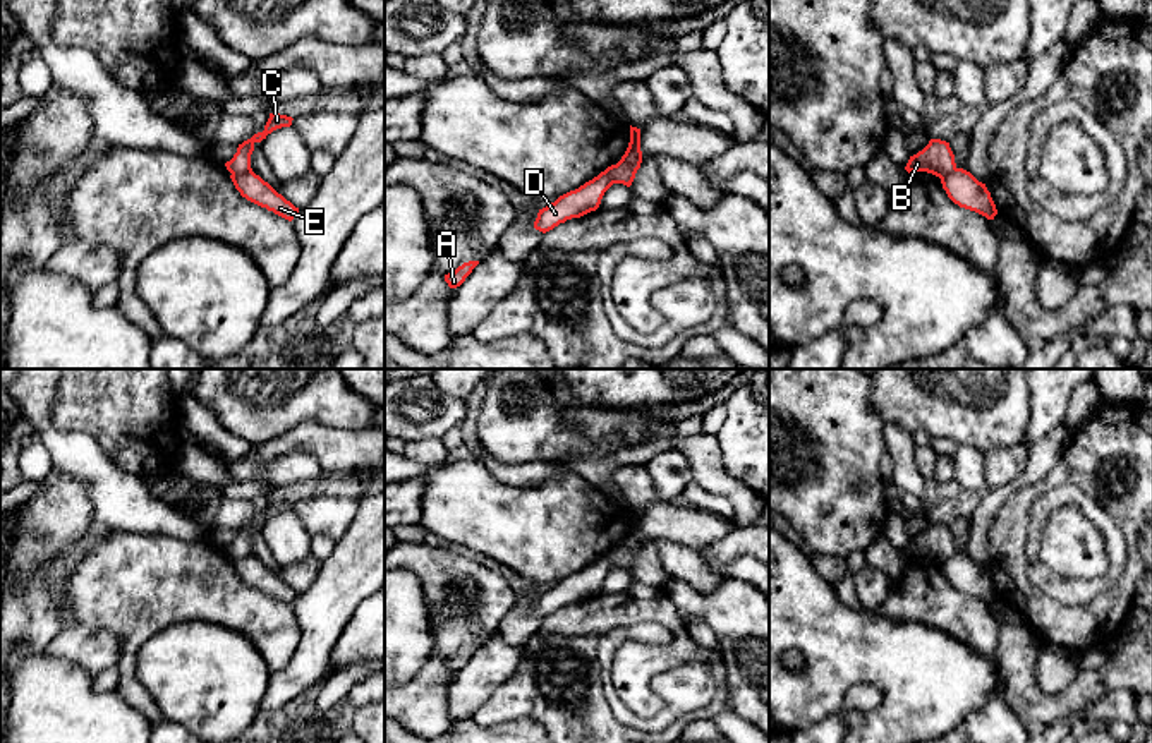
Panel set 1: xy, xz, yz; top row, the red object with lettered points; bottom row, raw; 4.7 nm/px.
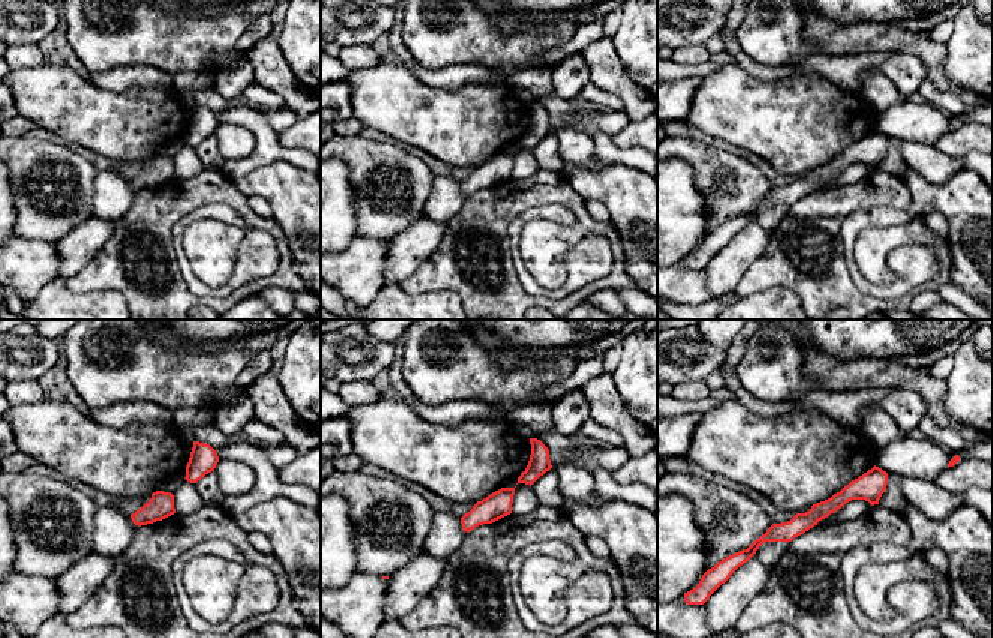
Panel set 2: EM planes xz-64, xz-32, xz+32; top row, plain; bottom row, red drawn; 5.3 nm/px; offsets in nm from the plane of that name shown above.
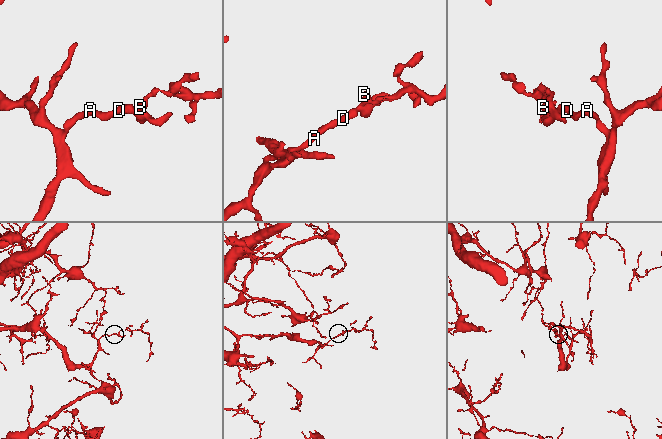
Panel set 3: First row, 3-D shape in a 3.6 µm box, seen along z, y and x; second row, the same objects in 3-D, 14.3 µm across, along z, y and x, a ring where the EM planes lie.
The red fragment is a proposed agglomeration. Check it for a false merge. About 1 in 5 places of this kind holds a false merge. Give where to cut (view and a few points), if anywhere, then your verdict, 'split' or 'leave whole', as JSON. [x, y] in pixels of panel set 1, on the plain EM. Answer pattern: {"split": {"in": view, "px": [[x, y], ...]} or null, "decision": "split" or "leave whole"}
{"split": {"in": "xz", "px": [[641, 541], [618, 548]]}, "decision": "split"}

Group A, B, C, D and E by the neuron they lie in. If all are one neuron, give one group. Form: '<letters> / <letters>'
A D E / B C

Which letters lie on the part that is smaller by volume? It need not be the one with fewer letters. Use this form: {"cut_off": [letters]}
{"cut_off": ["B", "C"]}

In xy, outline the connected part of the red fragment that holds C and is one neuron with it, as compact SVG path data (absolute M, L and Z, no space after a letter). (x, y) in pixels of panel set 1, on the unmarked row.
M270 498L270 503L268 503L268 506L264 510L264 515L254 518L251 523L247 523L242 529L239 529L237 537L233 539L233 542L225 547L227 554L230 558L252 556L252 553L251 553L251 539L254 535L254 529L261 527L263 523L266 523L266 520L271 518L273 515L276 515L276 513L290 511L292 504L294 503L287 501L287 499Z

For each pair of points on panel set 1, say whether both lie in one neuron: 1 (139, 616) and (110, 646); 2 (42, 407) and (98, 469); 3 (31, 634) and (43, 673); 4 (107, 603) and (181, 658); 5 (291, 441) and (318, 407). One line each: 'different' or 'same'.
1: different
2: same
3: different
4: different
5: different

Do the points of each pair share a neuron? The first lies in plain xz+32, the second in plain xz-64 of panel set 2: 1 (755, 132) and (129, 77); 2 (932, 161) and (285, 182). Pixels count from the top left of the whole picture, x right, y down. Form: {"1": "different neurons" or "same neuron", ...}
{"1": "different neurons", "2": "different neurons"}

